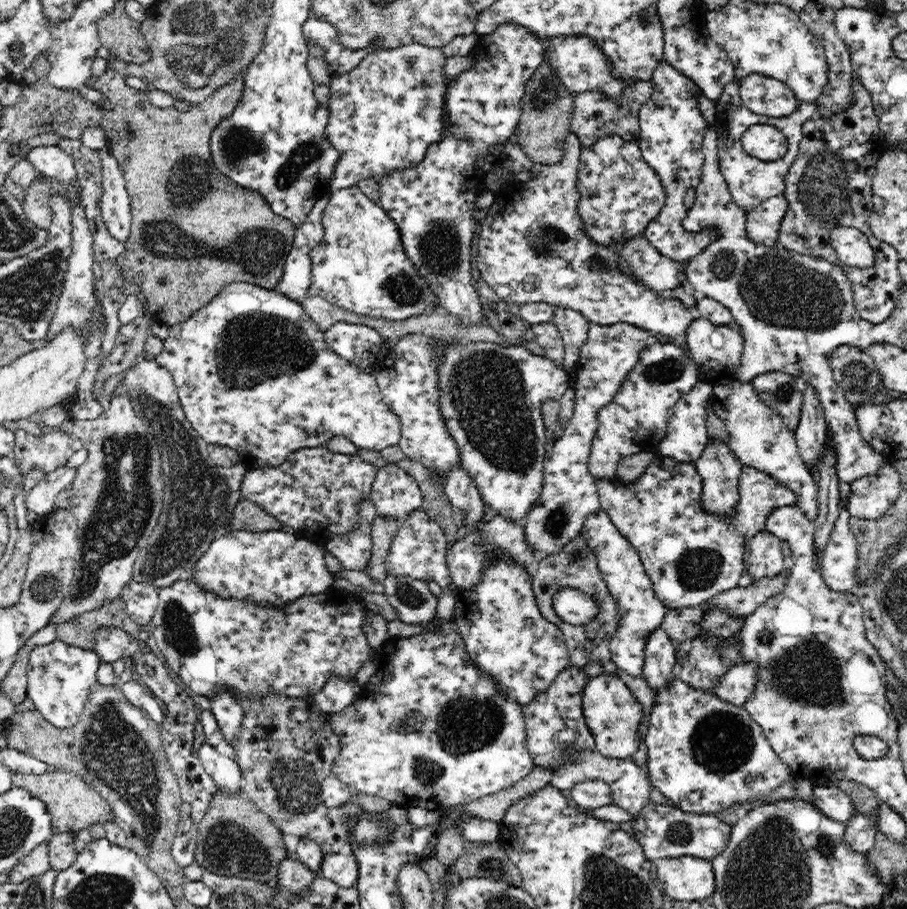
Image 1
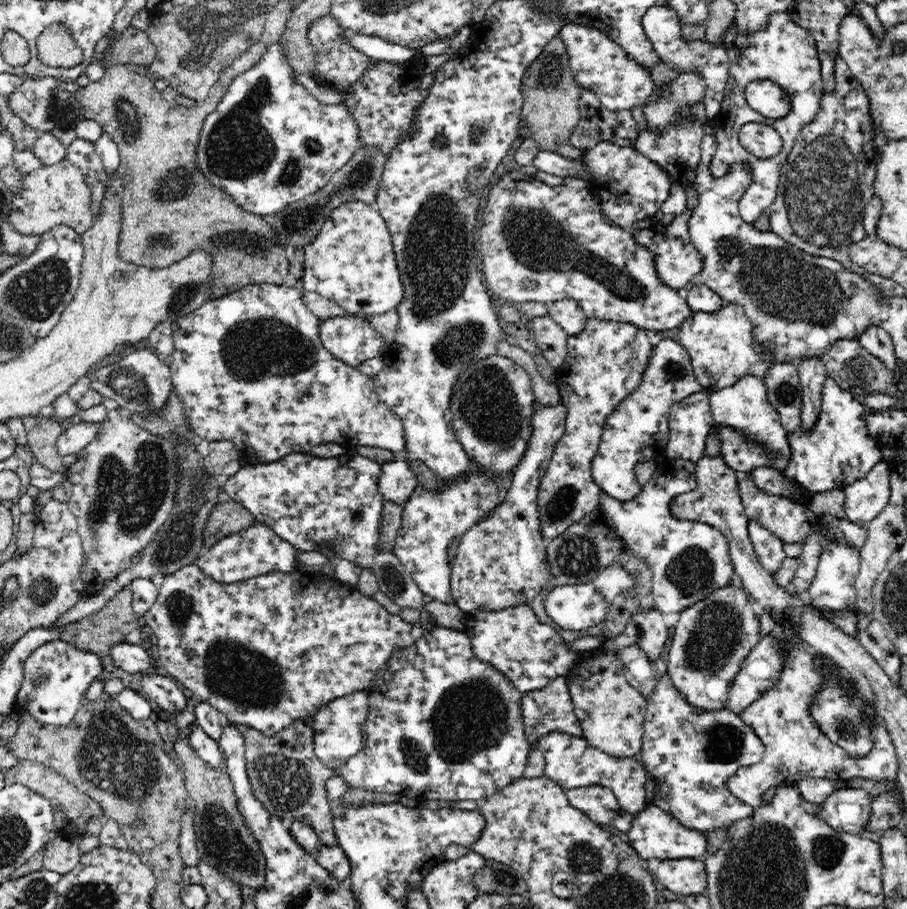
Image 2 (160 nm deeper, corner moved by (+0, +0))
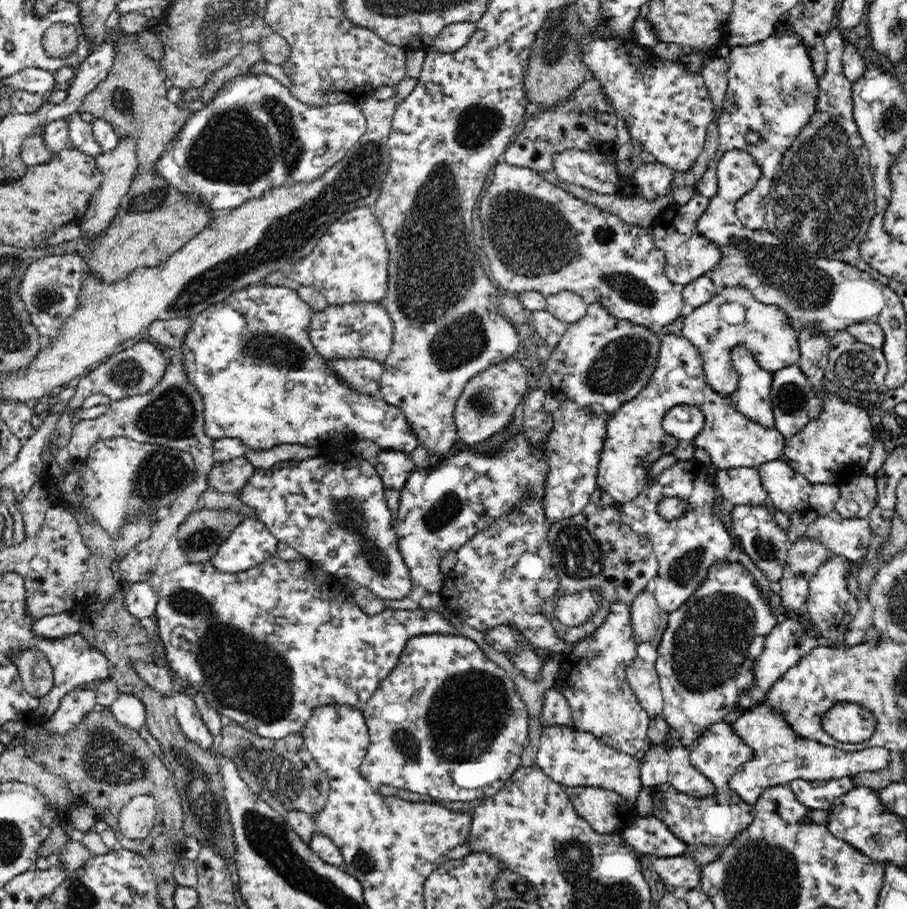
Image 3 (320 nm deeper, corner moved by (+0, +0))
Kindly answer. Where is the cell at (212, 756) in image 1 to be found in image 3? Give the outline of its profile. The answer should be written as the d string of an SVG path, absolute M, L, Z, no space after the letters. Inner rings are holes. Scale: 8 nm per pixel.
M175 693L173 695L176 702L176 719L183 733L202 748L208 750L214 742L212 733L199 716L198 708L194 703L193 693Z

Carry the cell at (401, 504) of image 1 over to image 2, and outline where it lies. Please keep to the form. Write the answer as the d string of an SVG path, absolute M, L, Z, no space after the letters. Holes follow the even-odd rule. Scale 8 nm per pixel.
M391 460L381 464L382 472L377 482L379 495L384 502L398 504L403 507L413 498L419 486L415 473L406 460Z

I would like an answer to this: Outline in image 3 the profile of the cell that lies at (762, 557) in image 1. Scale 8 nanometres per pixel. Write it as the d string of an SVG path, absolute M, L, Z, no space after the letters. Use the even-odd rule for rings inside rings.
M733 506L731 507L733 536L737 538L740 548L749 555L756 567L774 584L783 579L783 569L787 562L787 534L776 521L767 506Z

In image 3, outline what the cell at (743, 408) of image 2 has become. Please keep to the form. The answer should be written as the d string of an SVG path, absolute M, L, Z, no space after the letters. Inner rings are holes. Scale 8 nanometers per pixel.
M742 346L734 348L730 355L739 378L738 388L728 395L730 403L746 418L764 428L774 428L775 418L770 397L772 371L760 368L754 355Z

